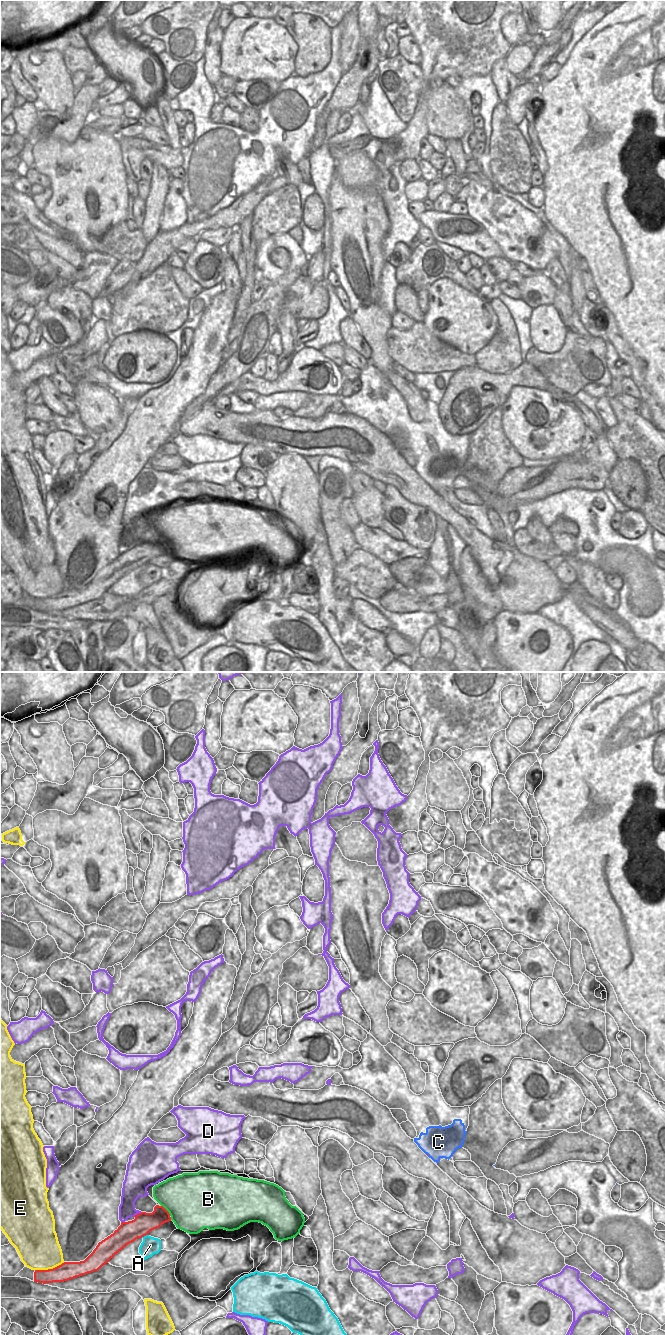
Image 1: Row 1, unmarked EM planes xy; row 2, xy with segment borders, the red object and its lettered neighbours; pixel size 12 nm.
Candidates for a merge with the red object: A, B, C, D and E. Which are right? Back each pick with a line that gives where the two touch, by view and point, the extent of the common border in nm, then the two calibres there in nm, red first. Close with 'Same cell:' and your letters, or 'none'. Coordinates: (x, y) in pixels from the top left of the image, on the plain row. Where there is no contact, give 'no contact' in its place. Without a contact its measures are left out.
C: no contact
Same cell: C

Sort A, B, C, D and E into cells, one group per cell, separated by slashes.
A / B / C / D / E

